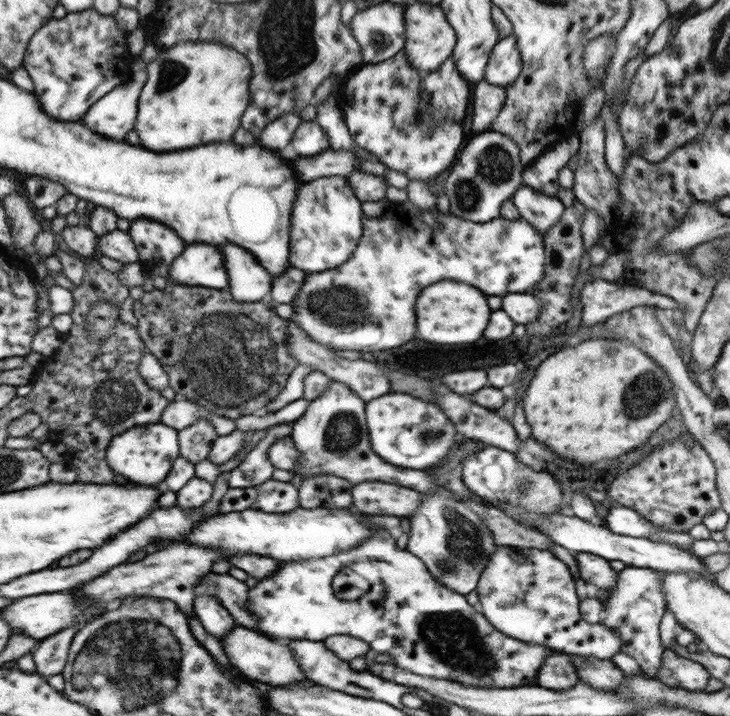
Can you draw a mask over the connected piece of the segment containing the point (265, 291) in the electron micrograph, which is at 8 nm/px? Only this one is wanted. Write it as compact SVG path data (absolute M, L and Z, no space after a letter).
M228 243L220 245L231 277L230 291L240 302L256 303L269 299L275 285L272 273L247 248Z

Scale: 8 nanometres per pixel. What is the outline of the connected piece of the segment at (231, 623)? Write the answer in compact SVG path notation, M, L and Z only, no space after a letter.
M202 596L196 600L196 612L206 624L206 628L224 640L236 626L236 618L230 614L230 610L220 602L218 596Z

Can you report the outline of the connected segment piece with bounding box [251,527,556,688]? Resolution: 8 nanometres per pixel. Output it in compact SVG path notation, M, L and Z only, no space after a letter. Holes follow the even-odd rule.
M377 527L377 530L373 533L370 539L364 541L364 544L354 547L350 550L345 550L340 556L328 556L328 558L316 558L304 560L304 562L284 561L281 562L281 569L275 572L274 576L270 578L261 579L260 584L256 590L252 590L252 608L254 608L254 616L258 618L258 629L262 634L270 636L281 642L288 642L288 640L324 640L328 636L334 636L334 634L350 634L350 636L356 636L368 644L372 644L372 650L380 652L380 654L388 654L392 656L392 660L396 660L396 664L400 664L400 668L408 668L410 672L416 672L420 676L432 676L432 678L444 678L444 680L454 680L454 682L460 682L460 684L468 684L468 686L480 686L480 688L518 688L518 686L526 686L528 682L526 680L532 680L536 674L543 668L547 656L551 656L553 648L548 645L539 645L534 643L527 643L521 641L515 637L508 636L507 634L500 632L483 616L482 612L478 613L476 608L466 601L466 597L463 593L454 592L452 589L444 586L440 581L436 580L432 576L431 571L427 568L427 565L423 563L420 558L414 556L414 554L408 551L408 548L400 548L400 540L396 540L396 536L390 536L390 533L381 527ZM350 568L352 572L356 572L358 576L362 576L364 580L368 580L370 584L370 590L360 596L356 600L340 600L334 590L332 590L332 580L334 576L340 572L340 570L346 570Z

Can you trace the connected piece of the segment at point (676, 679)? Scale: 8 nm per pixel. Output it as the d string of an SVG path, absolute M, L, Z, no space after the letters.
M667 648L663 652L663 664L659 668L657 679L672 688L700 692L708 684L710 673L704 666L689 658L680 658L674 654L674 650Z

